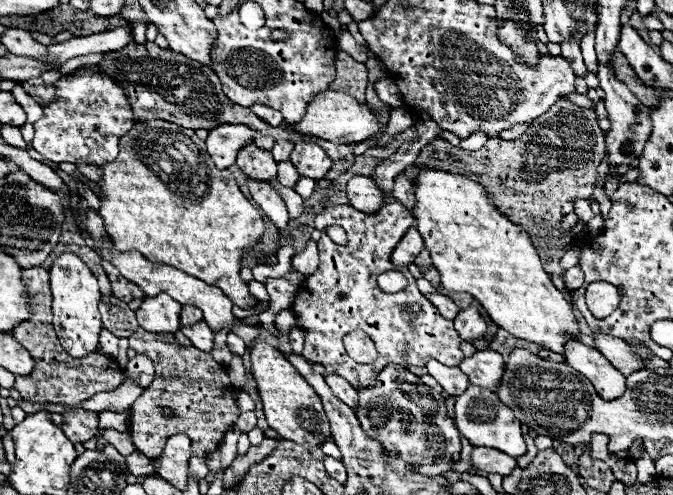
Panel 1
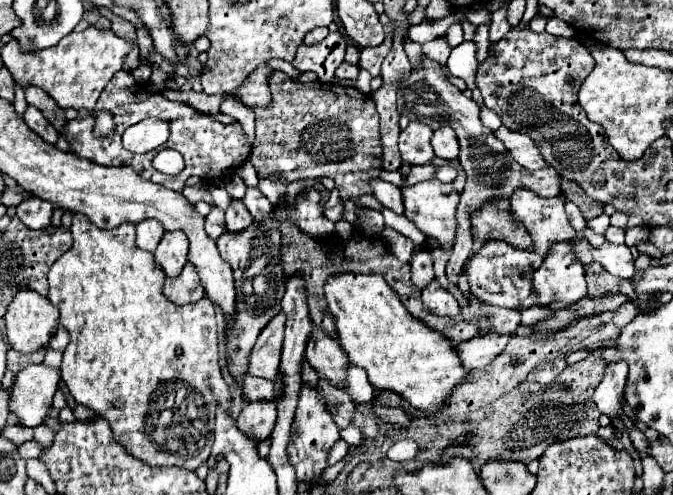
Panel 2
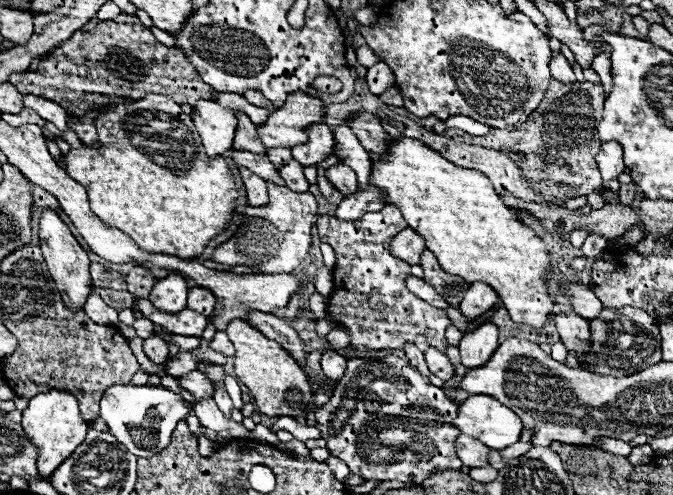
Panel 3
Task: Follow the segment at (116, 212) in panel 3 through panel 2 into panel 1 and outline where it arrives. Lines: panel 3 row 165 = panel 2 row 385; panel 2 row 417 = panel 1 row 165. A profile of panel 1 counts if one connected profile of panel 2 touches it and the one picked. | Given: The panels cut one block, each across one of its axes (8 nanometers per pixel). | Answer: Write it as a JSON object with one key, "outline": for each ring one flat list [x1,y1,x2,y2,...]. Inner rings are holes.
{"outline":[[168,120,134,122,132,130,120,138,120,156,114,162,104,164,100,170,100,214,104,218,106,232,118,250,138,250,150,262,170,264,190,276,204,280,206,284,216,284,240,308,256,306,256,298,248,292,246,282,240,278,240,260,242,254,254,248,260,240,264,232,262,216,240,192,232,172,218,170,212,164,212,158,204,148,204,140,200,140,194,130,180,128],[170,148,176,148,180,156,172,156],[174,172,176,182,170,180]]}

